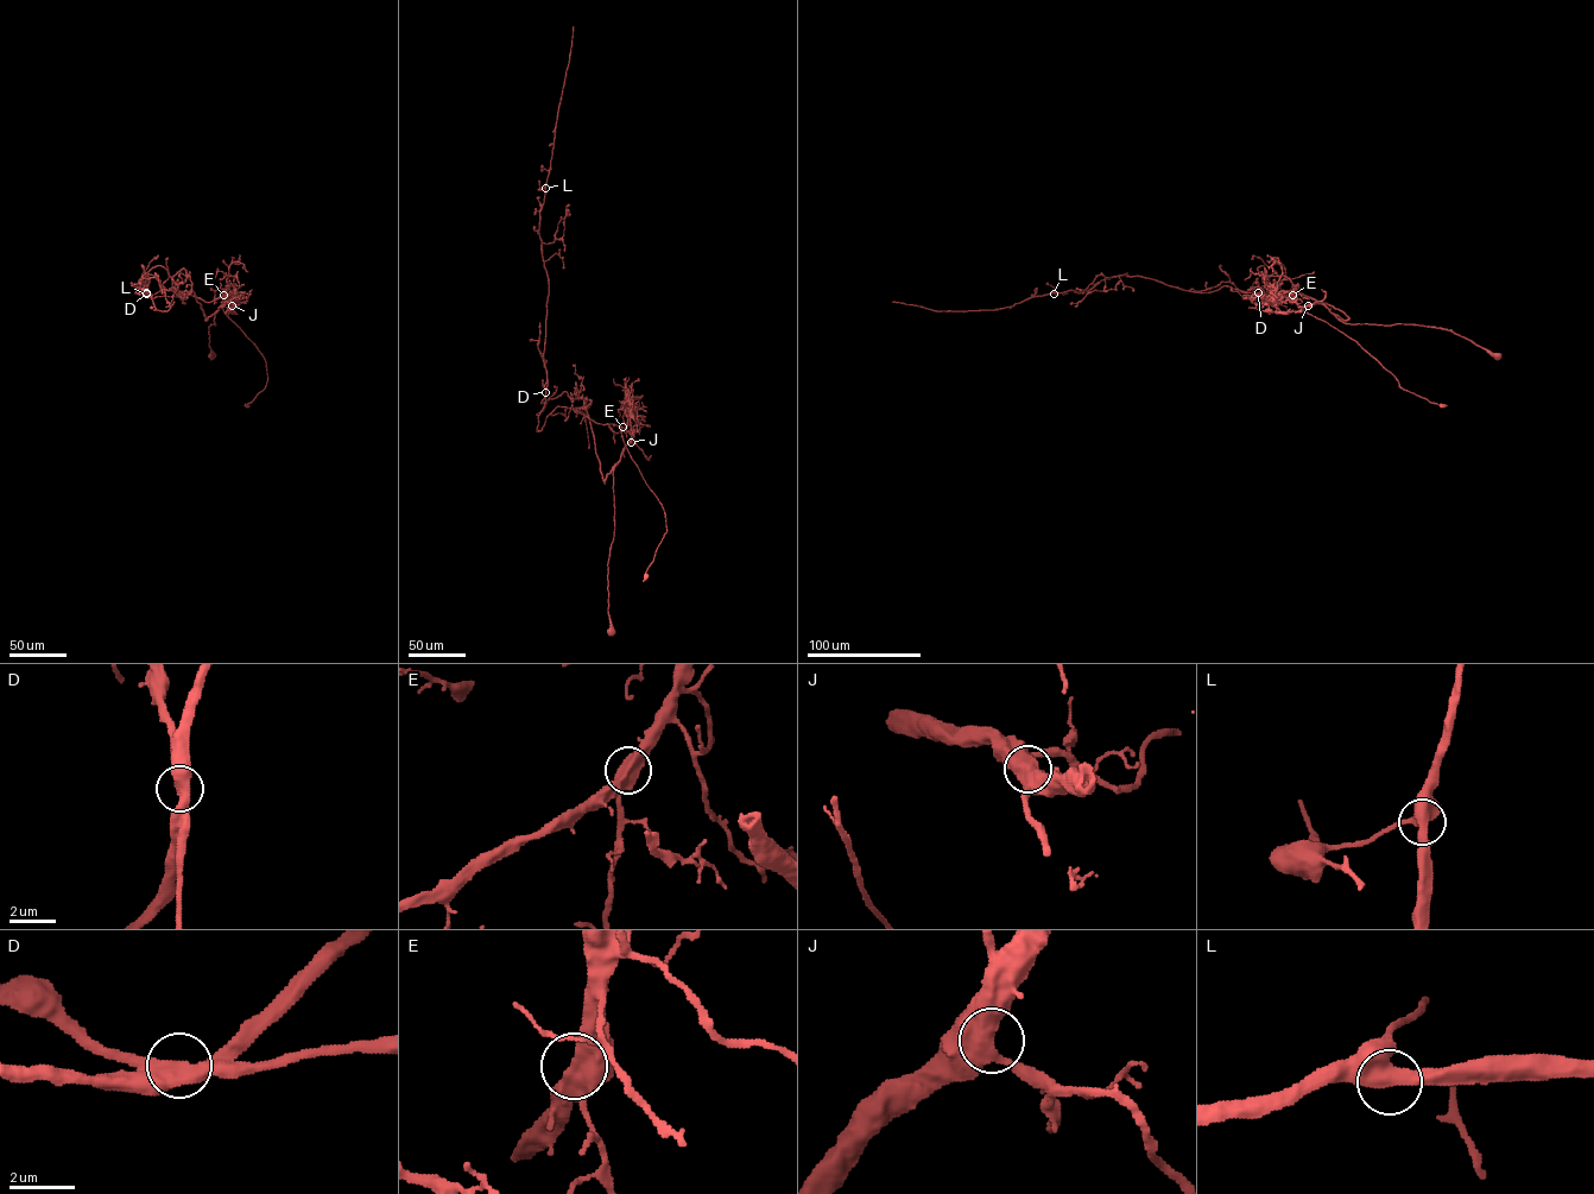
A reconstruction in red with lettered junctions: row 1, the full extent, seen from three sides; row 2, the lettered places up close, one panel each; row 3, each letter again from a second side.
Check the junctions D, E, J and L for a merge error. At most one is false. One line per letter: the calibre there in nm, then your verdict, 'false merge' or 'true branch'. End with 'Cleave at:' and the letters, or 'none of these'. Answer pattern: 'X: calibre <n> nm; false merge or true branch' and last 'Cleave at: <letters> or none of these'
D: calibre 550 nm; false merge
E: calibre 550 nm; true branch
J: calibre 550 nm; true branch
L: calibre 500 nm; true branch
Cleave at: D

